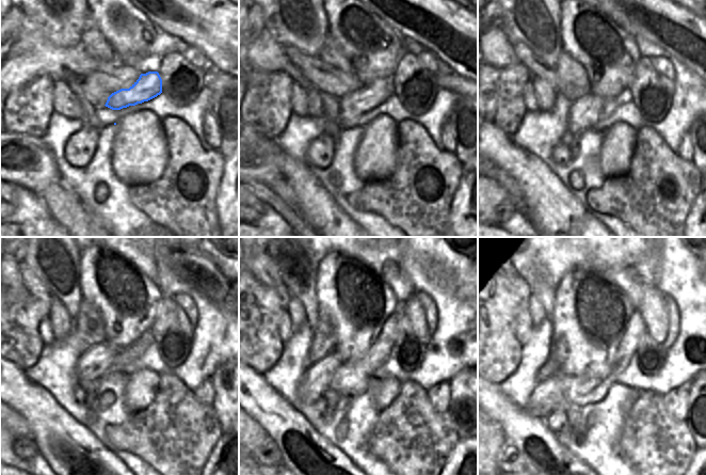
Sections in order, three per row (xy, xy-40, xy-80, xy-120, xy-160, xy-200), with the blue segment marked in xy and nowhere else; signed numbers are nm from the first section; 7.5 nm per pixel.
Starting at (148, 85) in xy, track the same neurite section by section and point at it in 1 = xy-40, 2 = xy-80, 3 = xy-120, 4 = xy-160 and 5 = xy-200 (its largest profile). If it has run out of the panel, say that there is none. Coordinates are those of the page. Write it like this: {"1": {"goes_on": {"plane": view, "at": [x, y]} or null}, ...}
{"1": {"goes_on": {"plane": "xy-40", "at": [353, 106]}}, "2": {"goes_on": {"plane": "xy-80", "at": [584, 113]}}, "3": {"goes_on": {"plane": "xy-120", "at": [97, 360]}}, "4": {"goes_on": {"plane": "xy-160", "at": [324, 369]}}, "5": {"goes_on": {"plane": "xy-200", "at": [558, 377]}}}

